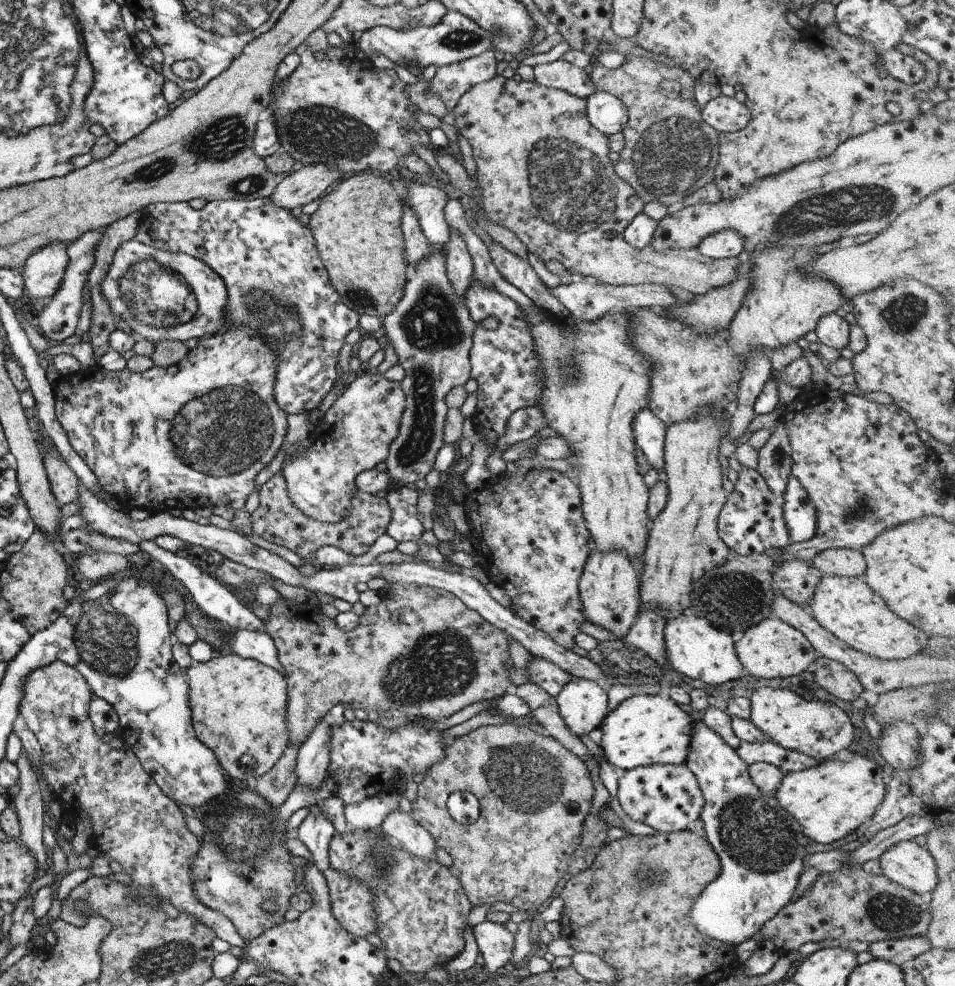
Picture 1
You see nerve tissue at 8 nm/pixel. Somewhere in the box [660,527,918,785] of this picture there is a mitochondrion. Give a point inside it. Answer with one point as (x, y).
(735, 599)

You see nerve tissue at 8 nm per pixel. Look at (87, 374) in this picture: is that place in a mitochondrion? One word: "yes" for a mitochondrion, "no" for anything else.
no

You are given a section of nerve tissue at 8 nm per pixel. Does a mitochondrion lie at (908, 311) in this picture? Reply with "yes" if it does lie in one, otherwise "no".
yes

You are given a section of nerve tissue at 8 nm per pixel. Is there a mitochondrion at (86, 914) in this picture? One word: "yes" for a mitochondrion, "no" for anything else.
no

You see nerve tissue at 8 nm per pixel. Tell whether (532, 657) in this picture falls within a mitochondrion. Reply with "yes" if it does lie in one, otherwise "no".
no

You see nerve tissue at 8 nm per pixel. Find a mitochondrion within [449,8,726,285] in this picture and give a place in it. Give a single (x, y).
(572, 187)

